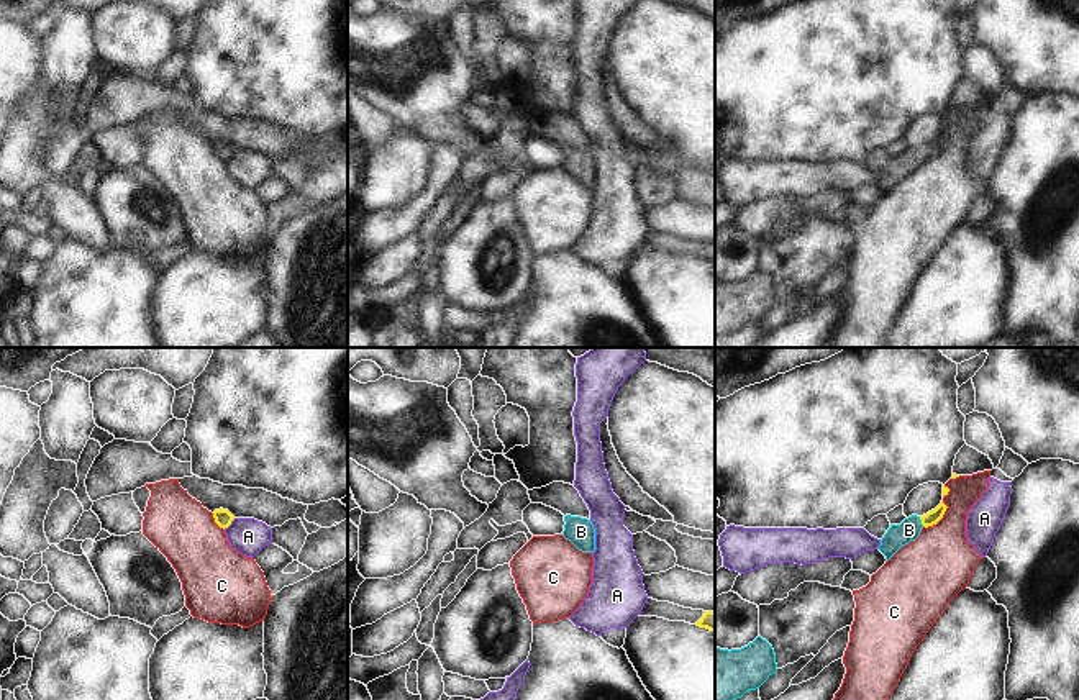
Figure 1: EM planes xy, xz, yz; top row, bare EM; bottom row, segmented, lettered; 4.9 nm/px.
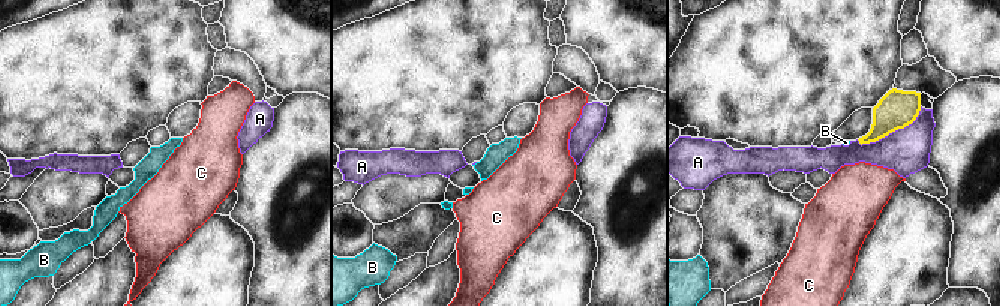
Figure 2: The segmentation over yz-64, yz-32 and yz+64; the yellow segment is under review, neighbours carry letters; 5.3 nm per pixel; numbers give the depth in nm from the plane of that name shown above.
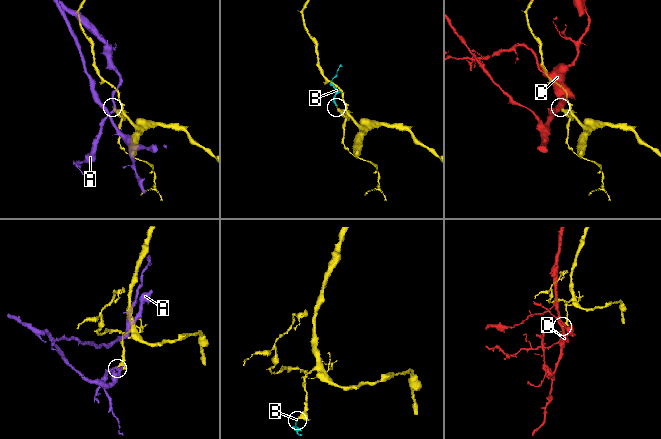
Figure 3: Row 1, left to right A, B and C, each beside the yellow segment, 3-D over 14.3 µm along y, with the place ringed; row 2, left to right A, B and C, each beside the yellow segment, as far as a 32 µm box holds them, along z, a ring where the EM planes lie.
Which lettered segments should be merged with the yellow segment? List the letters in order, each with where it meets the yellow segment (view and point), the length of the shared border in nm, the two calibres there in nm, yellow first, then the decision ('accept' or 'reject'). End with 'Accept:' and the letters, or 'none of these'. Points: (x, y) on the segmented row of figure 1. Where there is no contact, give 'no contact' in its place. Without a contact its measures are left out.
A: xy (228, 525) | 80 nm | 90/180 nm | reject
B: yz (922, 522) | 50 nm | 70/110 nm | accept
C: yz (940, 518) | 170 nm | 70/340 nm | reject
Accept: B

